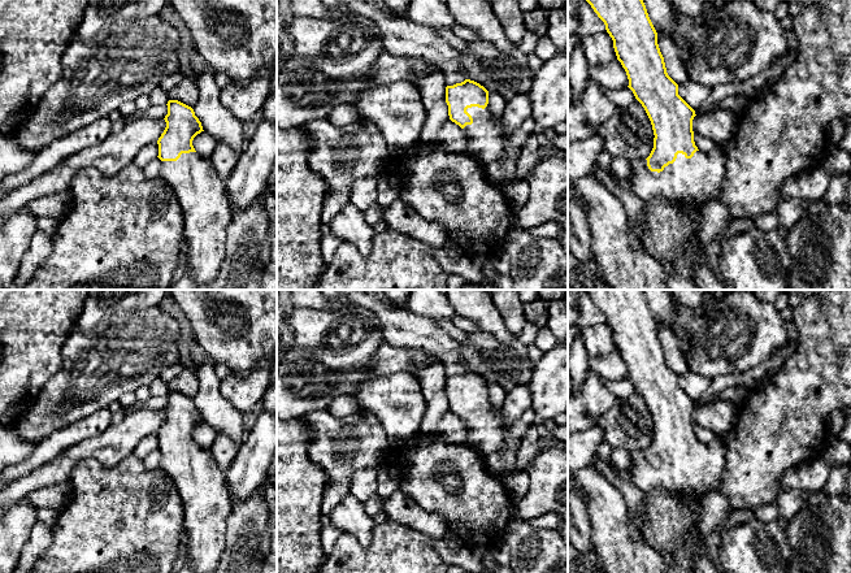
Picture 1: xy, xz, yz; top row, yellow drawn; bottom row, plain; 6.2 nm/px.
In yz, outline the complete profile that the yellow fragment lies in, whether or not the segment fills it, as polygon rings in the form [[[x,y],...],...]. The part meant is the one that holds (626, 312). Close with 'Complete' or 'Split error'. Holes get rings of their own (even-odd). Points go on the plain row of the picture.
[[[585,290],[613,331],[629,379],[644,399],[654,421],[654,439],[646,451],[630,450],[637,489],[661,489],[691,496],[702,507],[691,538],[704,538],[731,513],[720,491],[726,448],[722,437],[704,444],[694,433],[695,401],[678,386],[657,335],[657,324],[642,290]]]. Split error

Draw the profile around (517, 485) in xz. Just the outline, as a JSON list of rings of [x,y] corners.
[[[525,472],[503,478],[505,482],[507,492],[509,498],[516,502],[520,500],[529,490],[529,476]]]

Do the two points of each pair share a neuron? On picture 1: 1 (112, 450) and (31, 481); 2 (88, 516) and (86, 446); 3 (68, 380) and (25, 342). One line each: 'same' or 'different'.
1: same
2: different
3: different

